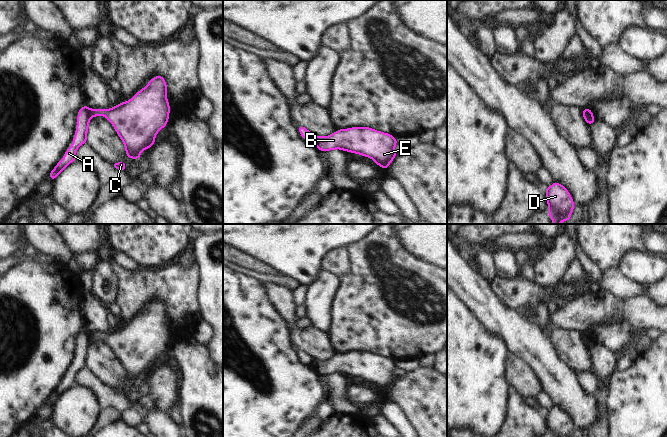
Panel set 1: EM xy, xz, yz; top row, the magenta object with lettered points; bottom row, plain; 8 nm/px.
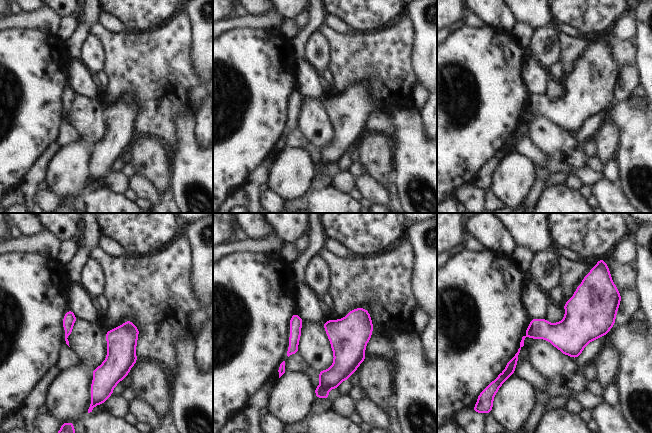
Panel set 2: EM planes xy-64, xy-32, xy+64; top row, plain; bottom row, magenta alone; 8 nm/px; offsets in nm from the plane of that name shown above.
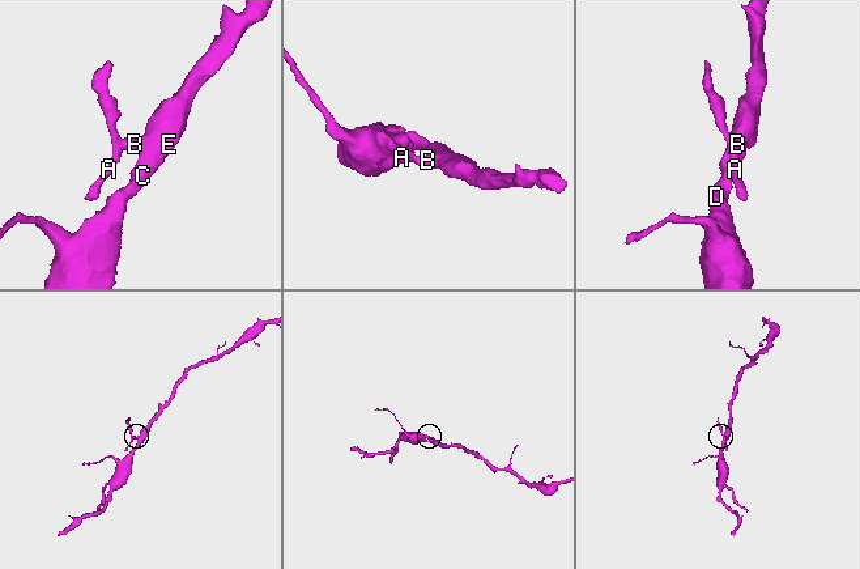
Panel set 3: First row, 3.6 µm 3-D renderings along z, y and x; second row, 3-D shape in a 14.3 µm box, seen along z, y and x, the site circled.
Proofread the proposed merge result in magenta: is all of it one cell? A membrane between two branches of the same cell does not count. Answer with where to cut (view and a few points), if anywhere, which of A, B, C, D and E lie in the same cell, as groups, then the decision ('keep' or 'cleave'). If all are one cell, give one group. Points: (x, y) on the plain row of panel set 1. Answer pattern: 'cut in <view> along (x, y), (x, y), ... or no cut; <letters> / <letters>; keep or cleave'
cut in xy along (91, 334), (90, 340); A / B C D E; cleave

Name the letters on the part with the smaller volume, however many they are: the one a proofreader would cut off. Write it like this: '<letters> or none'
A

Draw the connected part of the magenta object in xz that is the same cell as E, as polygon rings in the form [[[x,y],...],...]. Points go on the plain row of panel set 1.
[[[370,351],[339,353],[326,361],[314,360],[311,367],[321,376],[341,373],[370,381],[384,393],[387,393],[398,379],[394,375],[397,363],[388,357],[376,355]]]

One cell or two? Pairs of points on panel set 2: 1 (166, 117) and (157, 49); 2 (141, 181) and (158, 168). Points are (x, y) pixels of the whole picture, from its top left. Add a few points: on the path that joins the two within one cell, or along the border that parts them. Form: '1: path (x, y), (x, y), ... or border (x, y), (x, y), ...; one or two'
1: path (154, 103), (153, 99), (157, 95), (157, 67); one
2: border (136, 173), (145, 176), (162, 193); two

